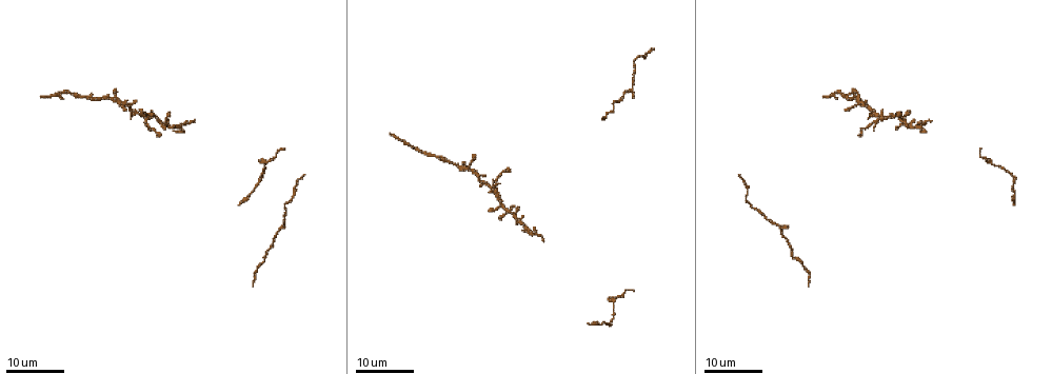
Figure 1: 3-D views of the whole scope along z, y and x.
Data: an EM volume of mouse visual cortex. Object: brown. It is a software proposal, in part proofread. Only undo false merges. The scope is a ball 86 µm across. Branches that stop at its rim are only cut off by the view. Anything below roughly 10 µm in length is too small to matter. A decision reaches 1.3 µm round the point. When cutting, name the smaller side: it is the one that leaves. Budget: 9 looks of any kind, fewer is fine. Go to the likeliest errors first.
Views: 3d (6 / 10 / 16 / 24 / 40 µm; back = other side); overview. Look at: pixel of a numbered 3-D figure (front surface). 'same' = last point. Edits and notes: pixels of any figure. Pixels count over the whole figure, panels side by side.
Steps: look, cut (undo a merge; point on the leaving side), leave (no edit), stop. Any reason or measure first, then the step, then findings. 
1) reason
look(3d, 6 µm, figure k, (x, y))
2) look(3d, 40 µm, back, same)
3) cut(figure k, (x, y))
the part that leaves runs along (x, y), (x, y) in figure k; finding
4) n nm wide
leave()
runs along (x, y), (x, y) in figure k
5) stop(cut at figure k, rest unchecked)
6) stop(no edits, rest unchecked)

four or more arms meet
look(3d, 16 µm, figure 1, (878, 117))

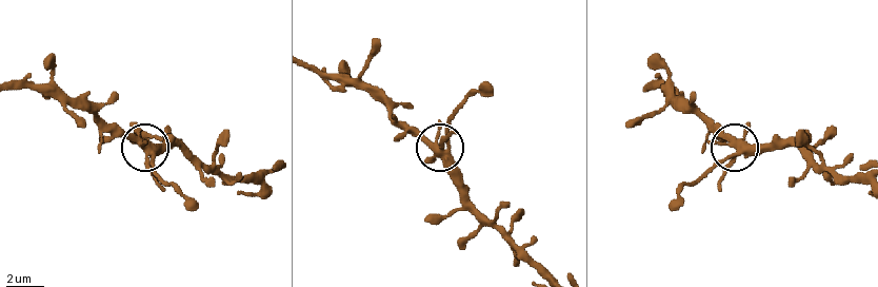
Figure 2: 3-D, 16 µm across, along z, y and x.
zoom in
look(3d, 10 µm, figure 2, (440, 154))

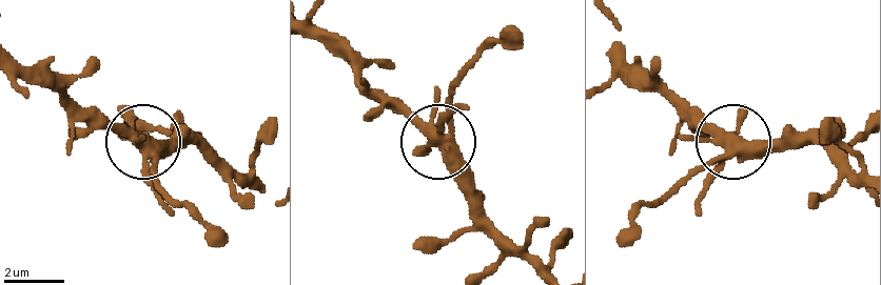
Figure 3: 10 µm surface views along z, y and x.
leave()
runs along (183, 202), (158, 184), (145, 144), (95, 121) in figure 3; one neuron here

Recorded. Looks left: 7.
calibre changes
look(3d, 16 µm, figure 1, (611, 299))

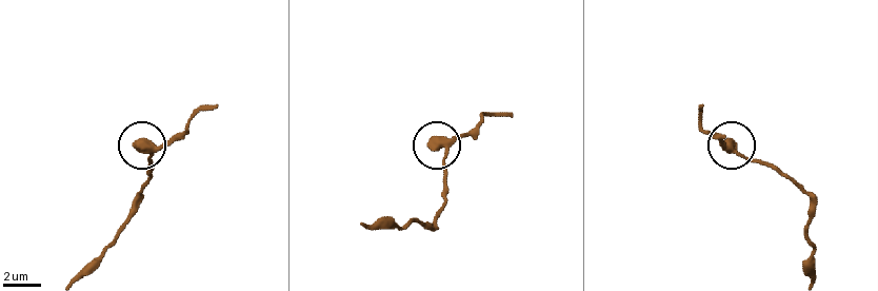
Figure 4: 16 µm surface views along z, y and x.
look(3d, 10 µm, figure 4, (440, 145))

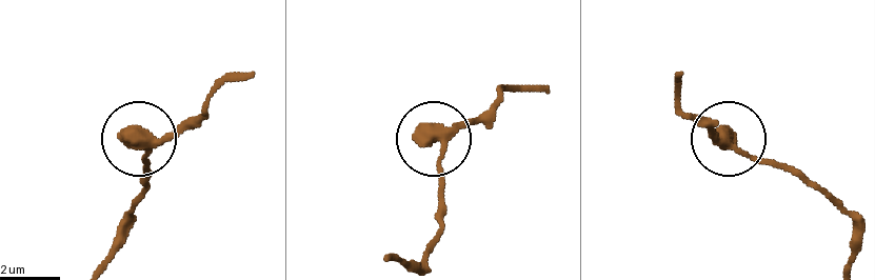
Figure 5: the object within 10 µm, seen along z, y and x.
leave()
one neuron here

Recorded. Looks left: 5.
small branch off a trunk
look(3d, 16 µm, figure 1, (923, 121))

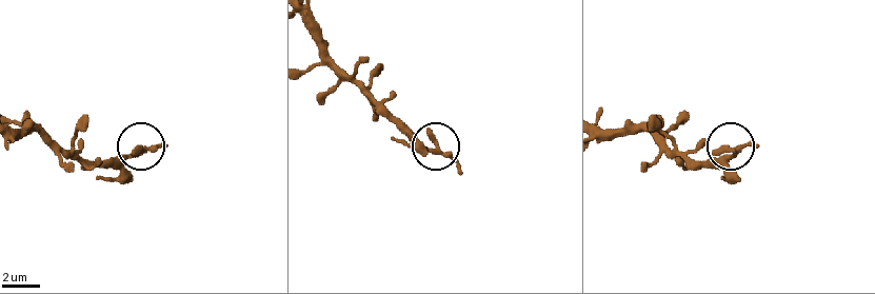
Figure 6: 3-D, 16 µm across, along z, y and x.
look(3d, 6 µm, figure 6, (437, 152))

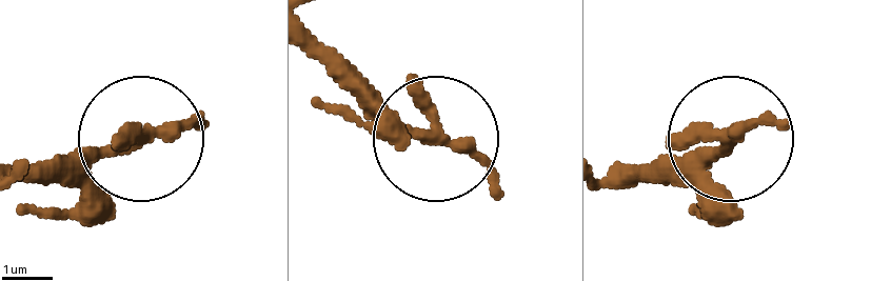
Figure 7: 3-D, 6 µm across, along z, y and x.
3 arms
leave()
continuous, no second neuron

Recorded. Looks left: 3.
three arms meet
look(3d, 24 µm, figure 1, (433, 154))

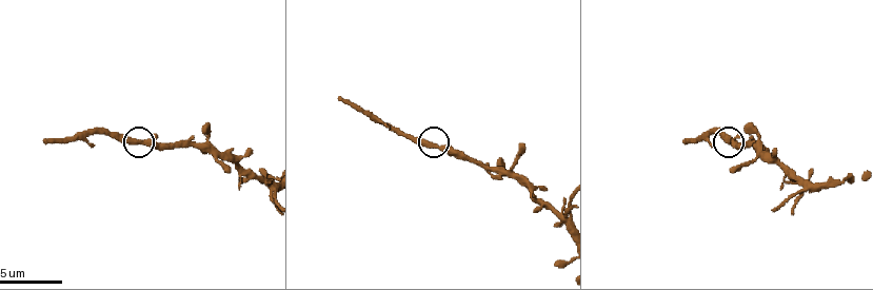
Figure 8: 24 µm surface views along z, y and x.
look(3d, 6 µm, figure 8, (144, 143))

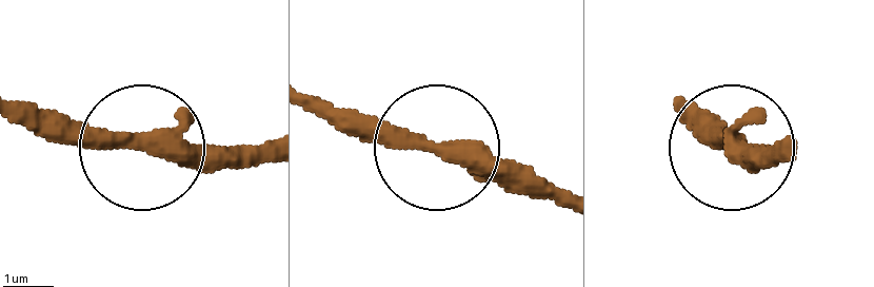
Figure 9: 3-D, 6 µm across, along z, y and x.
290 nm wide
leave()
runs along (567, 207), (440, 149), (332, 123) in figure 9; one neuron here

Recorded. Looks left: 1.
stop(no edits, rest unchecked)

